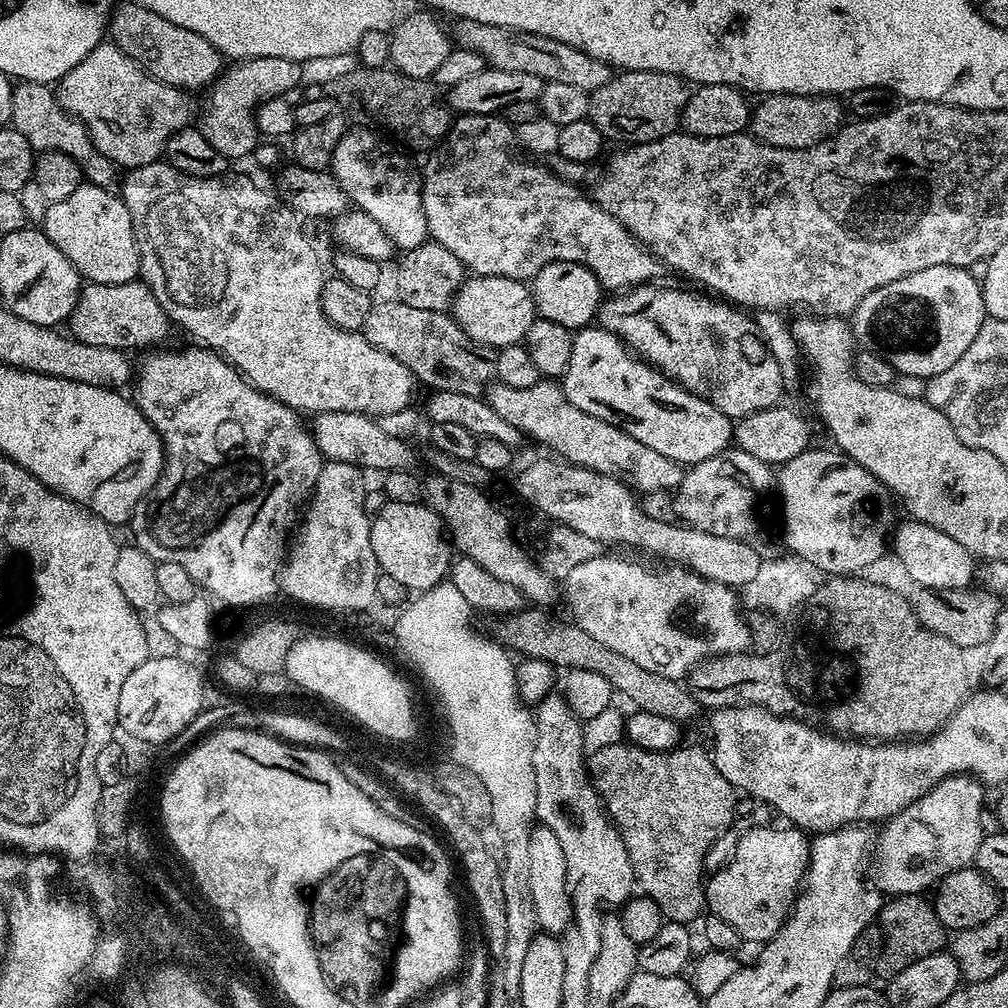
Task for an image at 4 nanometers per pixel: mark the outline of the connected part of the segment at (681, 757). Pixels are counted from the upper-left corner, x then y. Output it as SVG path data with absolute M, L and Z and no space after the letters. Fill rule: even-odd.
M619 742L614 745L604 746L596 753L589 755L586 760L586 767L596 791L600 794L601 801L606 805L609 820L616 825L621 838L624 840L628 857L632 863L632 875L639 891L658 905L665 921L674 924L691 925L696 917L701 915L706 908L702 876L700 880L700 867L704 864L704 855L707 854L708 847L711 846L716 832L724 832L731 826L732 819L736 816L737 790L715 768L715 762L712 760L711 755L705 749L703 752L700 748L679 748L679 746L676 746L666 752L653 752L650 748L640 748L636 744Z

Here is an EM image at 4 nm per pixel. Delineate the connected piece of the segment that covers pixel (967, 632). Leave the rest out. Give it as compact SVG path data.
M920 588L910 596L913 614L926 628L942 635L960 650L971 650L987 642L1002 604L995 596L983 590L957 590L955 588Z

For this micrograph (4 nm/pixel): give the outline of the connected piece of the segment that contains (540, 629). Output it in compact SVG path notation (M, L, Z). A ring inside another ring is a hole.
M528 606L512 613L511 616L503 617L494 636L505 649L513 653L521 652L519 655L529 660L541 660L551 664L553 669L573 668L591 670L593 674L599 674L601 678L606 678L606 682L610 682L613 693L617 697L625 696L637 712L654 714L658 718L666 718L669 722L688 720L698 712L696 699L683 683L666 678L662 674L654 674L654 670L645 670L643 666L638 666L638 662L630 662L630 658L610 650L610 646L602 646L602 642L590 638L590 634L586 634L575 622L565 620L543 612L540 606Z

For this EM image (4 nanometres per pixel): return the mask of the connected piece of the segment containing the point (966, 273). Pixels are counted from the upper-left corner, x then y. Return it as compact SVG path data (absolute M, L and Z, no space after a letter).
M930 266L930 270L918 270L918 274L898 278L898 282L890 282L890 286L882 286L866 294L850 317L855 343L860 344L863 351L884 356L898 374L931 378L942 374L942 370L950 370L950 366L954 366L954 362L966 354L986 318L982 284L972 274L967 268Z

